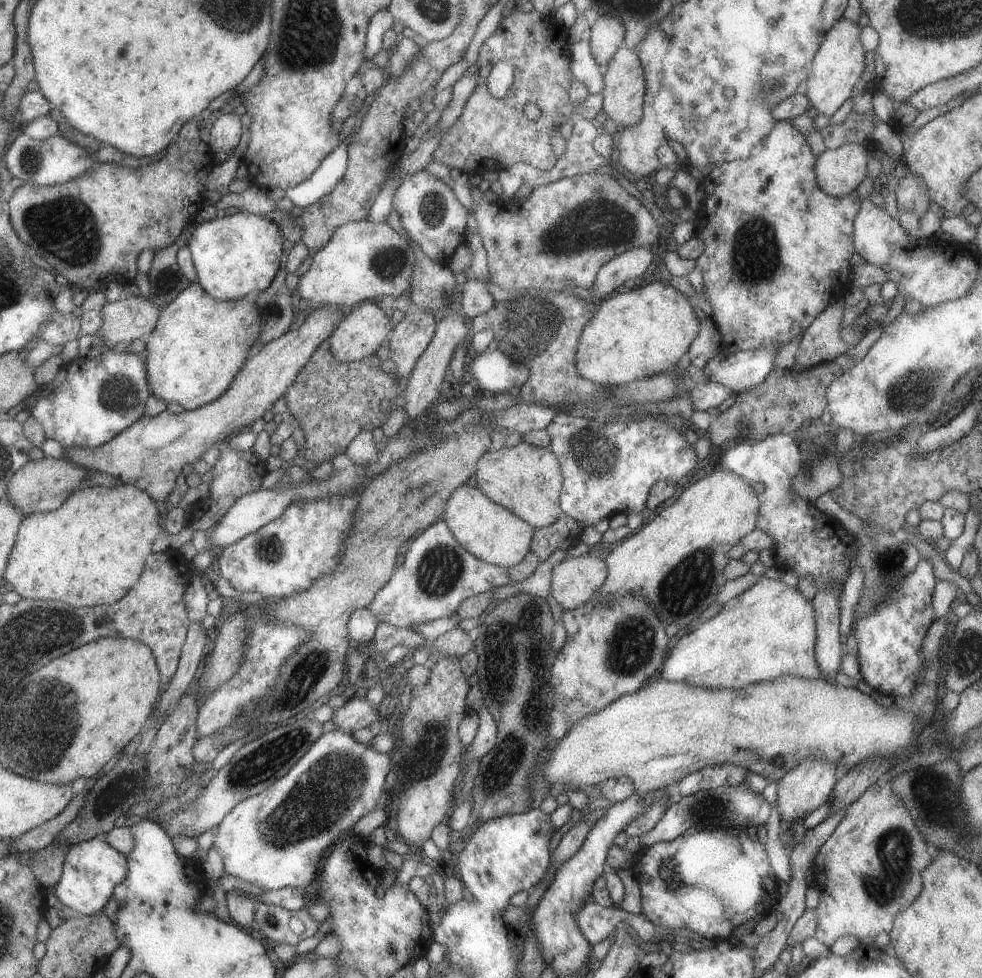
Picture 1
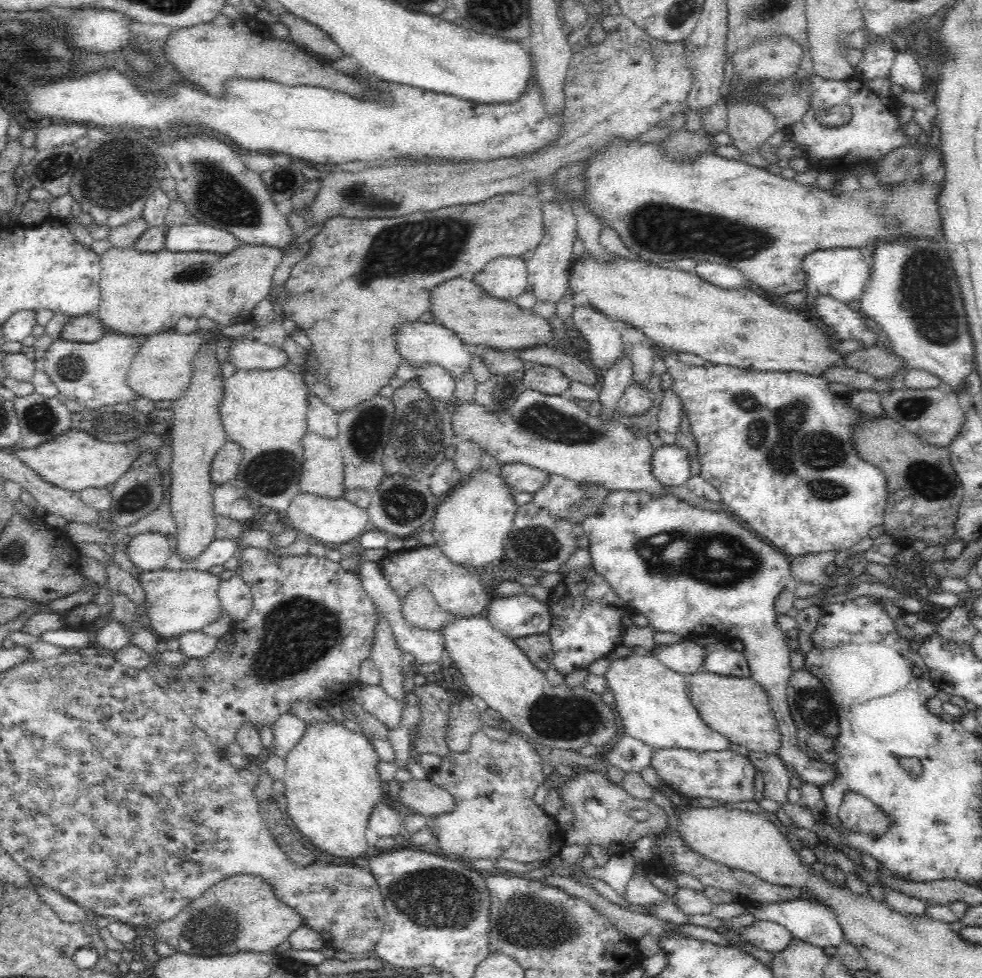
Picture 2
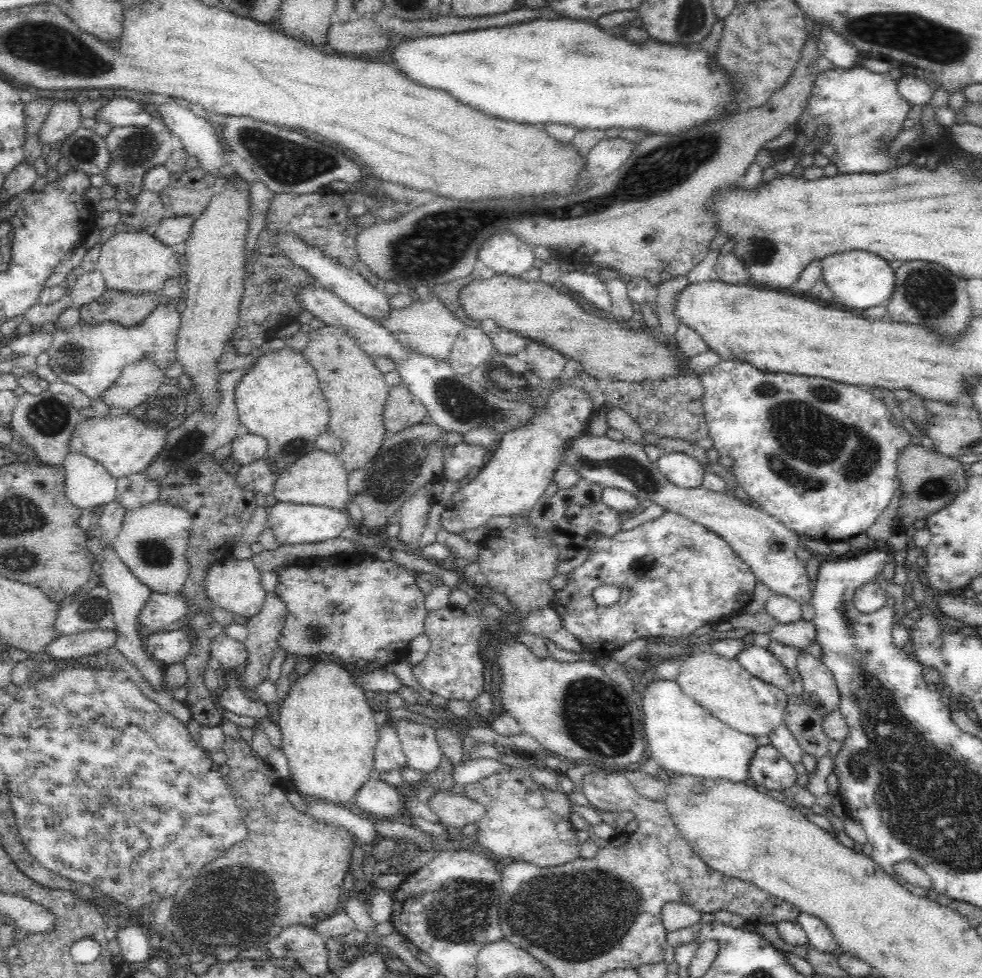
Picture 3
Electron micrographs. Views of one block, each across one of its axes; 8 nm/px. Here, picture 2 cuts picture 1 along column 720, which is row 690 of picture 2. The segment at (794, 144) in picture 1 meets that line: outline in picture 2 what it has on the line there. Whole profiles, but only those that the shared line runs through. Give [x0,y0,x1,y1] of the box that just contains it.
[163,546,378,749]

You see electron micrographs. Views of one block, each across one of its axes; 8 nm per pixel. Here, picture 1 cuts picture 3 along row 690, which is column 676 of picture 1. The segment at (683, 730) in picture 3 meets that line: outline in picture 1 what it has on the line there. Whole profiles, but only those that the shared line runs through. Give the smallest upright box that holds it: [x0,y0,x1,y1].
[659,575,821,690]

